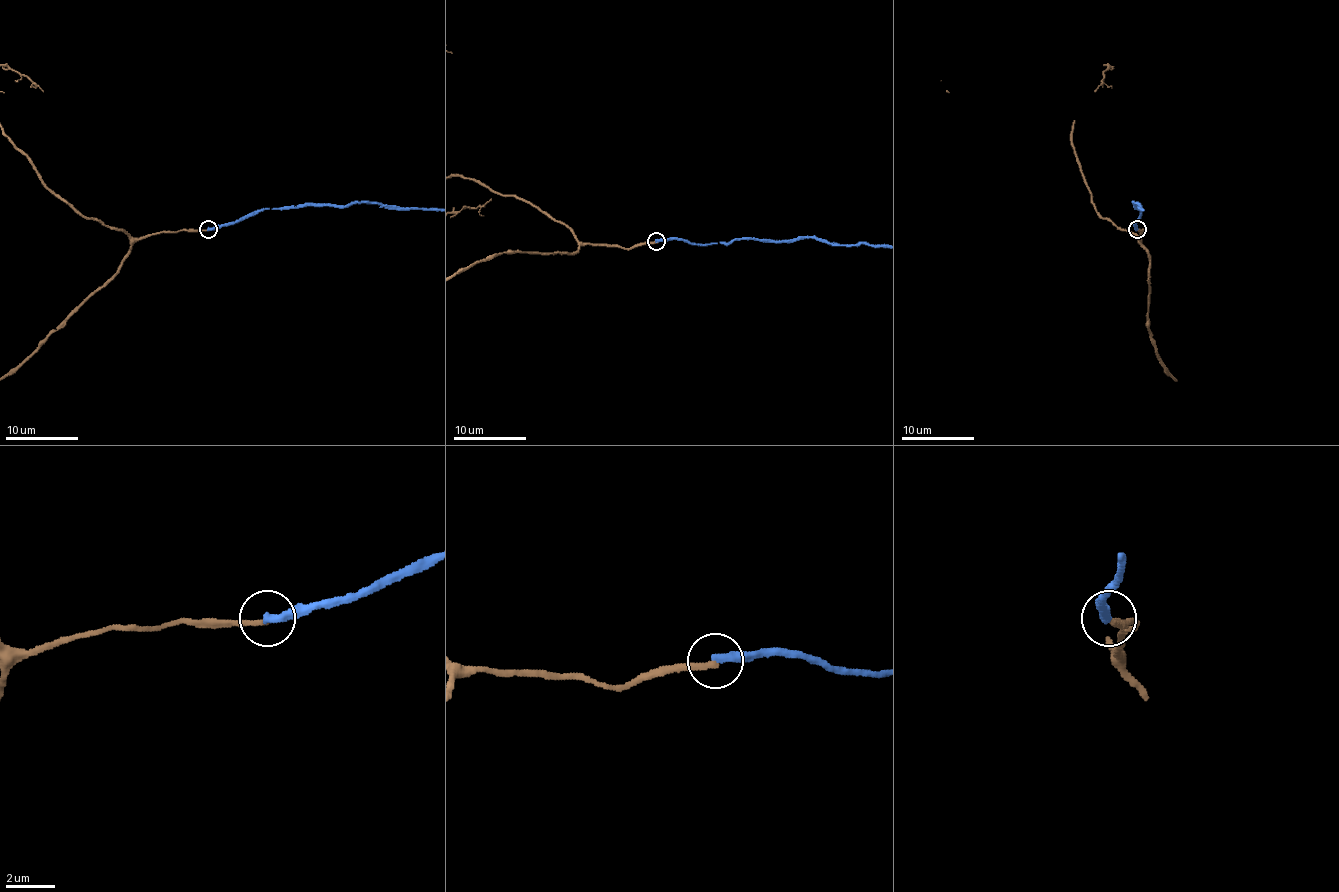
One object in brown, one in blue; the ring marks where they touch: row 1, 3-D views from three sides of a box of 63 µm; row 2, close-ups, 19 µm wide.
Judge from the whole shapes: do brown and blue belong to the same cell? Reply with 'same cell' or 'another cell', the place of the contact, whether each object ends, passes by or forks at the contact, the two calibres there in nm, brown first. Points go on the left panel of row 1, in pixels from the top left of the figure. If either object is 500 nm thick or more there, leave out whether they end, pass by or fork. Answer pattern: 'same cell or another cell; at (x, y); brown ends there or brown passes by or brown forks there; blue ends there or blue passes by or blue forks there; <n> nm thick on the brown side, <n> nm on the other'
another cell; at (208, 229); brown ends there; blue ends there; 240 nm thick on the brown side, 360 nm on the other

